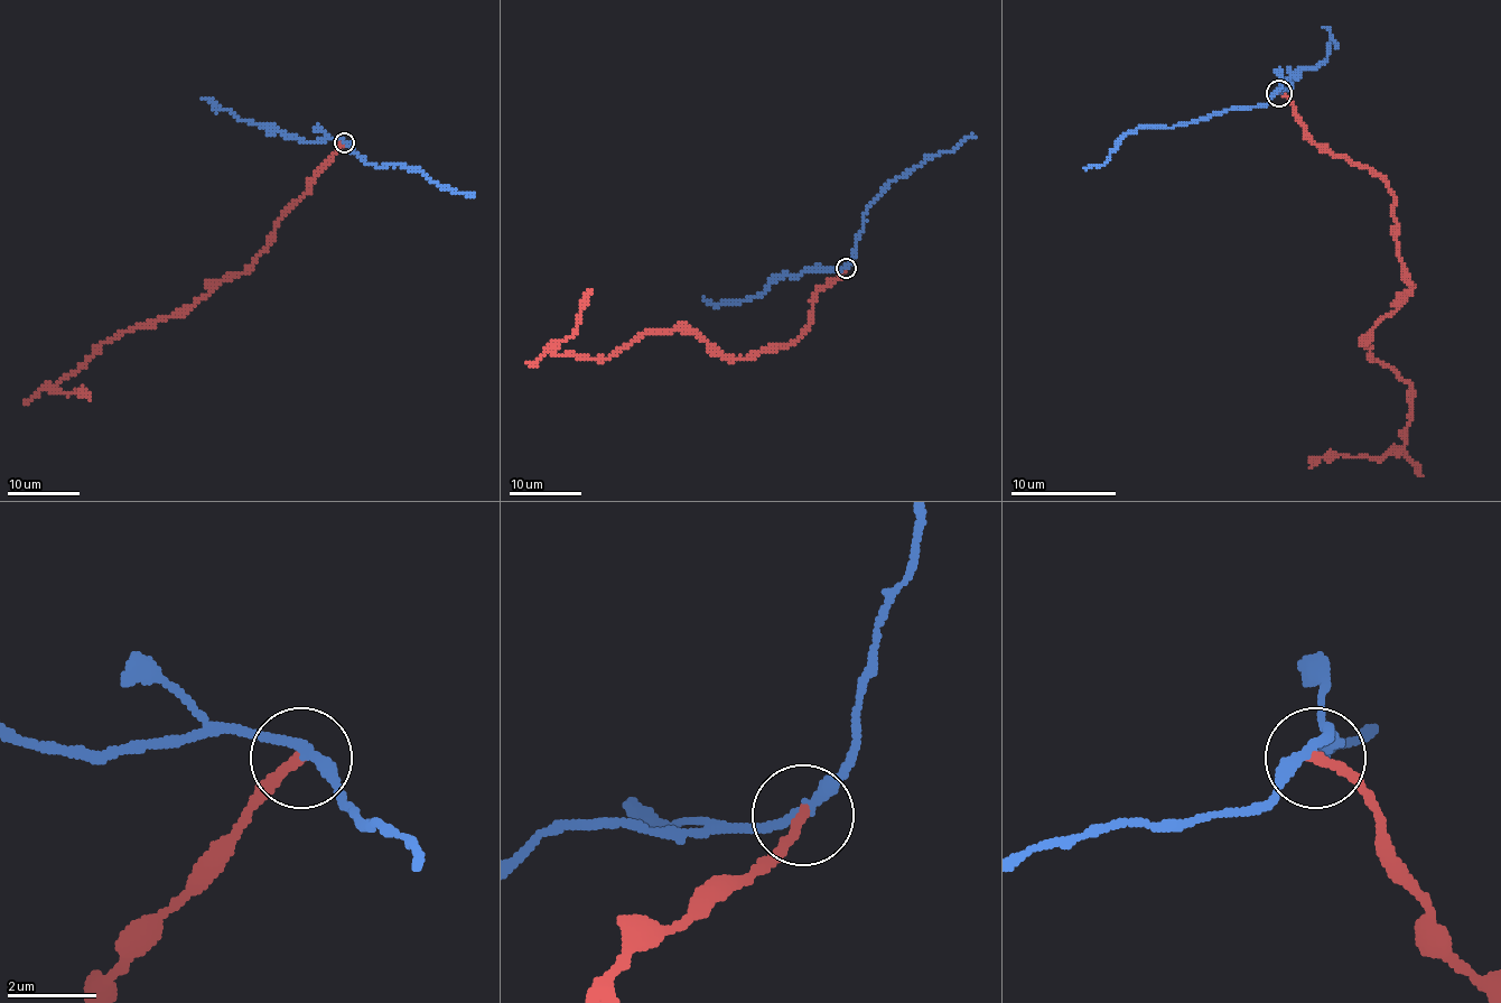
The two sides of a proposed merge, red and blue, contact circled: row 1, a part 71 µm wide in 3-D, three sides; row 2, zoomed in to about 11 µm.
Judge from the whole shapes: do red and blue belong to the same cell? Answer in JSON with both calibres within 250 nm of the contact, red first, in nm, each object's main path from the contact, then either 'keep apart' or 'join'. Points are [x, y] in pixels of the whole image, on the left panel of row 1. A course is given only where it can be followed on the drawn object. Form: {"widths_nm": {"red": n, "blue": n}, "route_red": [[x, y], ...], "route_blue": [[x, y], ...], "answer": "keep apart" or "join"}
{"widths_nm": {"red": 240, "blue": 240}, "route_red": [[344, 144], [244, 272], [221, 279], [188, 308], [103, 343], [54, 387], [90, 399]], "route_blue": [[344, 141], [366, 163], [404, 165], [455, 192], [473, 196]], "answer": "keep apart"}

